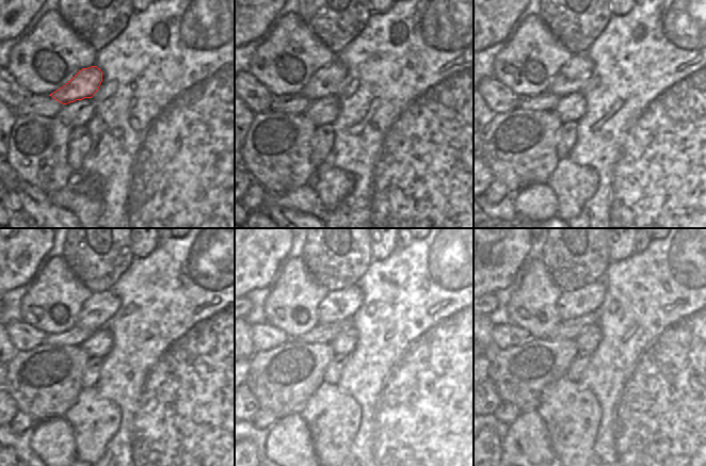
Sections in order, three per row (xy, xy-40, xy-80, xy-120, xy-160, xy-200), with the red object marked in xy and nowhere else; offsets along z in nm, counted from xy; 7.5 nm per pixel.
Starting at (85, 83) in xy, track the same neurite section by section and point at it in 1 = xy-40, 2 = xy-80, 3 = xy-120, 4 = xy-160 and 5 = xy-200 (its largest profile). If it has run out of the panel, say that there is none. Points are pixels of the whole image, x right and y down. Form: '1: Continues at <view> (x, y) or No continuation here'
1: Continues at xy-40 (326, 81)
2: Continues at xy-80 (572, 77)
3: Continues at xy-120 (96, 311)
4: Continues at xy-160 (342, 304)
5: Continues at xy-200 (572, 304)

